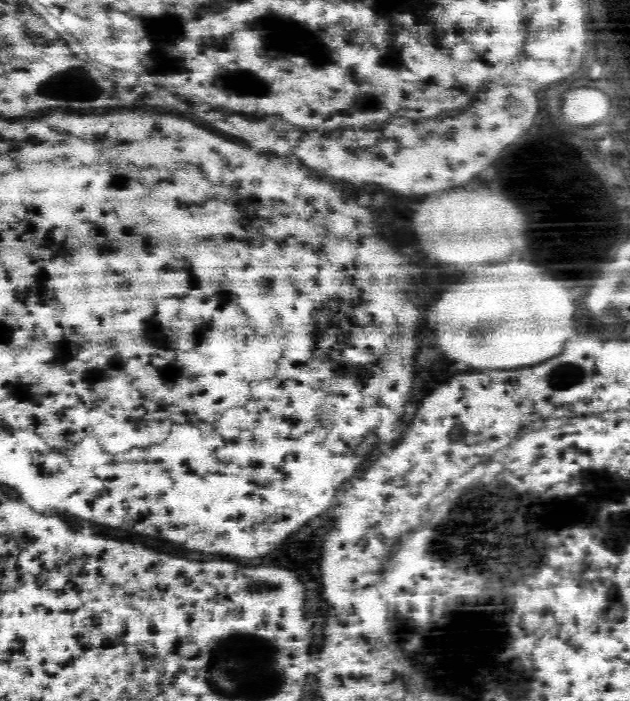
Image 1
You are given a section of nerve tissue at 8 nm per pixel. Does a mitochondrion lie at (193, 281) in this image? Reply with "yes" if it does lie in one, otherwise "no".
no

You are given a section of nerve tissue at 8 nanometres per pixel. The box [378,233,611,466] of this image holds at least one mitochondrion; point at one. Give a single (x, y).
(566, 372)

